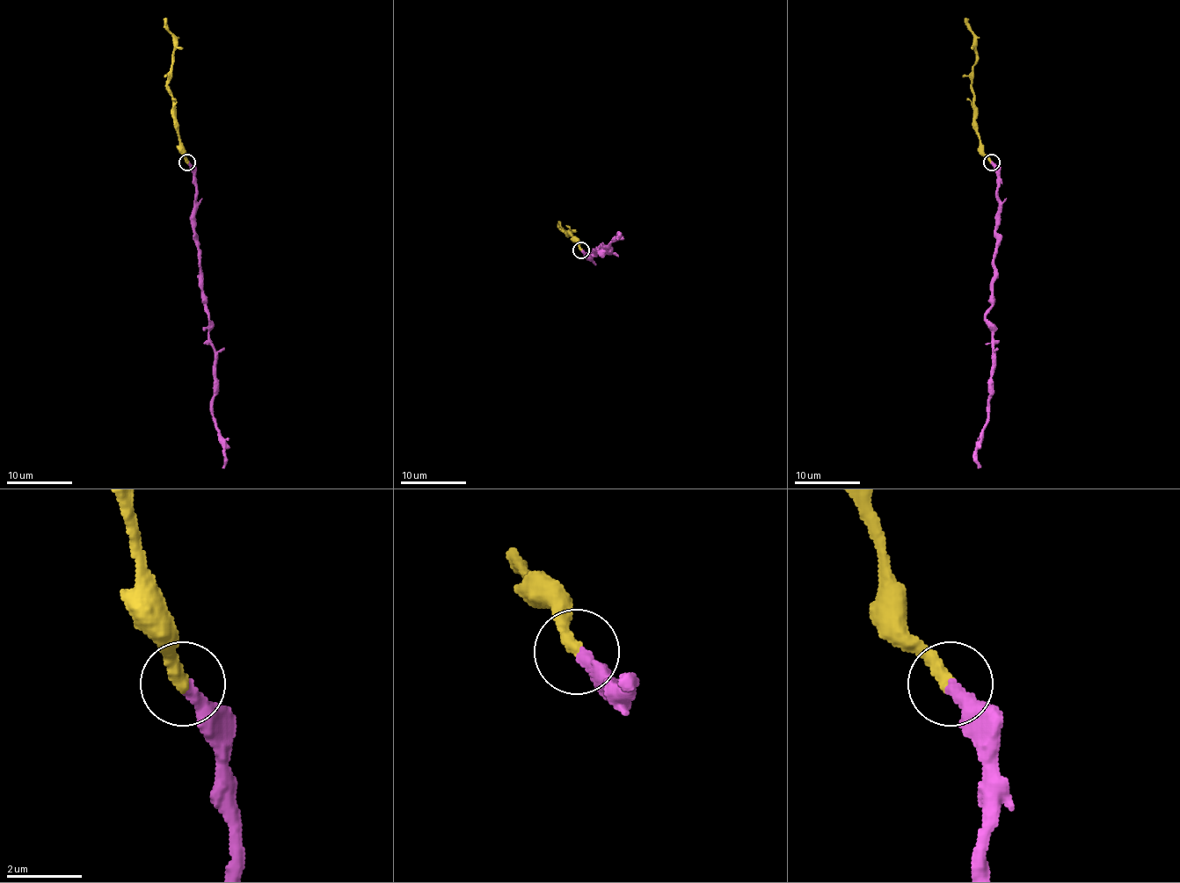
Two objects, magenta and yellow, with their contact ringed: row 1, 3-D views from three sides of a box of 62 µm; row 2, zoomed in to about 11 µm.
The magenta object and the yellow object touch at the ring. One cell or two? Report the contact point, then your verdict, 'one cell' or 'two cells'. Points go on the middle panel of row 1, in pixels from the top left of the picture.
(581, 249) | one cell

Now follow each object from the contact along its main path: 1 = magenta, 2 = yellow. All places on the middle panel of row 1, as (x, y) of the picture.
1: (581, 250), (588, 256), (602, 243), (602, 250), (608, 252), (606, 247), (615, 237)
2: (581, 250), (577, 242), (562, 231), (568, 234), (558, 222)

